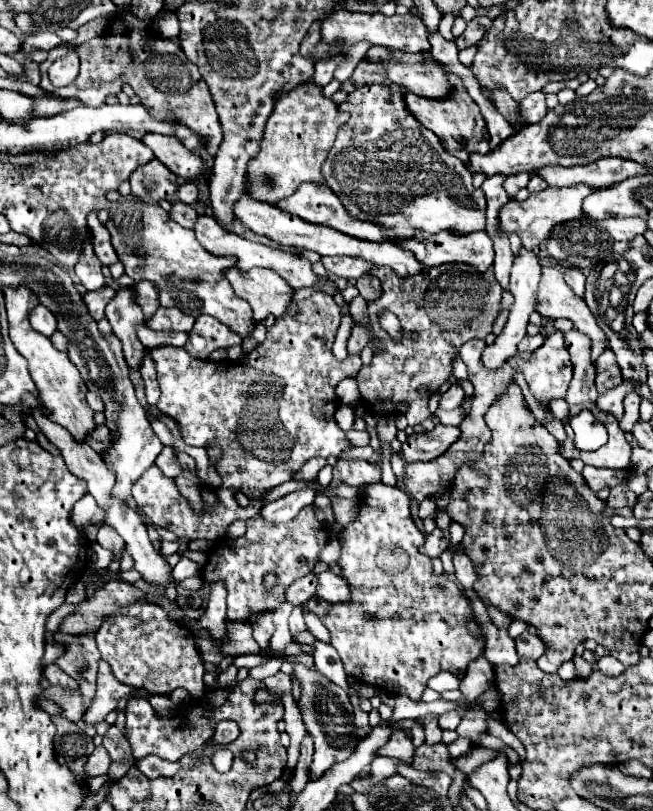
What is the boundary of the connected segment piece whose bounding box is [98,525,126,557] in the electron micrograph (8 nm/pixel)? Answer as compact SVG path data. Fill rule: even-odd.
M102 525L100 531L98 531L98 543L106 549L110 549L116 557L120 557L120 553L124 551L124 543L120 539L120 535L110 527L110 525Z

